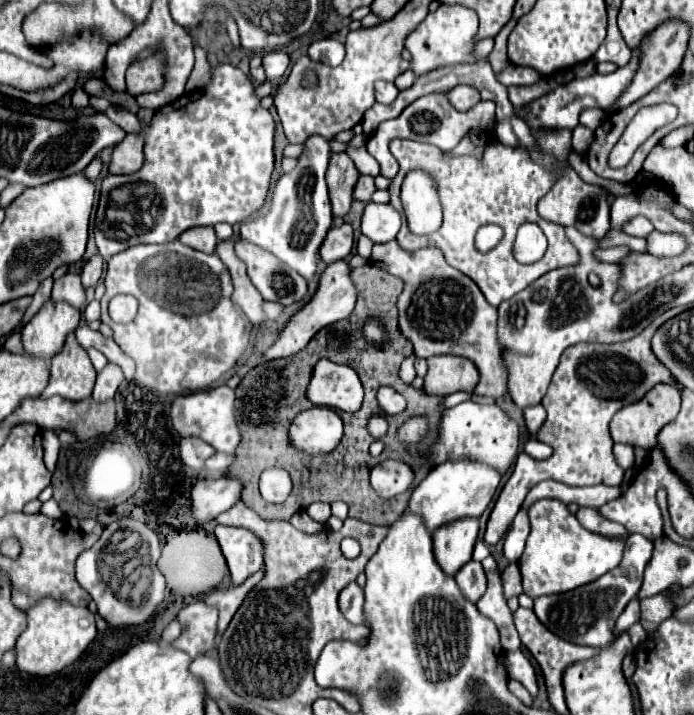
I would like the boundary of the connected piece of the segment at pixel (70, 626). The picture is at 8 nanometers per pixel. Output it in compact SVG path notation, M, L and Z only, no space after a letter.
M44 597L26 611L26 617L28 627L16 643L16 665L20 671L26 671L30 675L44 677L58 673L66 665L74 663L96 637L96 621L90 609L76 607L68 601Z

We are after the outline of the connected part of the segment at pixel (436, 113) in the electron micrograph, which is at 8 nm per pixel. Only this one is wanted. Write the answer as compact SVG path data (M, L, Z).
M432 93L426 97L416 99L412 105L408 105L396 119L392 121L384 121L380 123L380 127L368 137L366 149L368 153L380 163L380 173L384 177L395 177L399 170L399 164L388 151L388 141L394 137L402 137L402 139L412 139L412 141L420 141L420 143L430 143L440 147L442 151L452 151L458 141L464 137L464 133L468 129L486 129L488 123L492 123L494 119L494 103L492 101L480 101L476 107L472 107L466 113L456 111L448 101L444 93Z

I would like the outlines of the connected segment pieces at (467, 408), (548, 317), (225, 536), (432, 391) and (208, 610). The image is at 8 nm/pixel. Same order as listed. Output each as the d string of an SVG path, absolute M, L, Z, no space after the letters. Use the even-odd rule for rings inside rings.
M466 401L444 411L440 423L440 439L432 449L434 465L440 465L448 459L472 457L488 463L500 473L506 473L506 469L516 459L516 455L518 455L518 423L512 421L496 403L482 405L482 403Z
M588 237L588 255L582 255L582 261L572 267L560 267L550 271L548 275L542 275L534 283L530 283L524 291L520 291L516 297L500 303L498 307L498 337L500 345L504 347L504 361L508 367L508 393L514 399L514 403L520 409L526 409L530 405L538 405L542 397L548 391L550 379L554 369L558 367L560 355L576 345L576 343L618 343L618 341L628 341L634 335L638 335L642 329L648 327L648 323L654 319L652 313L652 287L644 287L636 291L634 295L626 297L620 303L614 303L612 297L618 291L618 283L622 277L622 265L618 263L604 263L594 257L594 251L600 249L600 239ZM588 273L596 273L600 277L600 285L592 287L588 283Z
M216 525L214 535L228 561L234 585L240 585L264 565L264 545L254 531Z
M436 355L428 359L424 391L428 395L450 395L456 391L472 391L480 381L480 373L470 359L458 355Z
M204 601L190 603L178 613L178 621L182 625L182 635L174 641L178 649L186 651L190 657L216 649L216 639L218 639L216 607L208 607Z

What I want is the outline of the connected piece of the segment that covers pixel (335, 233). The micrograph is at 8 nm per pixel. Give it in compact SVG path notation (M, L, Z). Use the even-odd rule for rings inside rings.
M342 223L340 227L332 227L320 247L320 257L326 265L346 259L354 247L354 231L348 223Z

